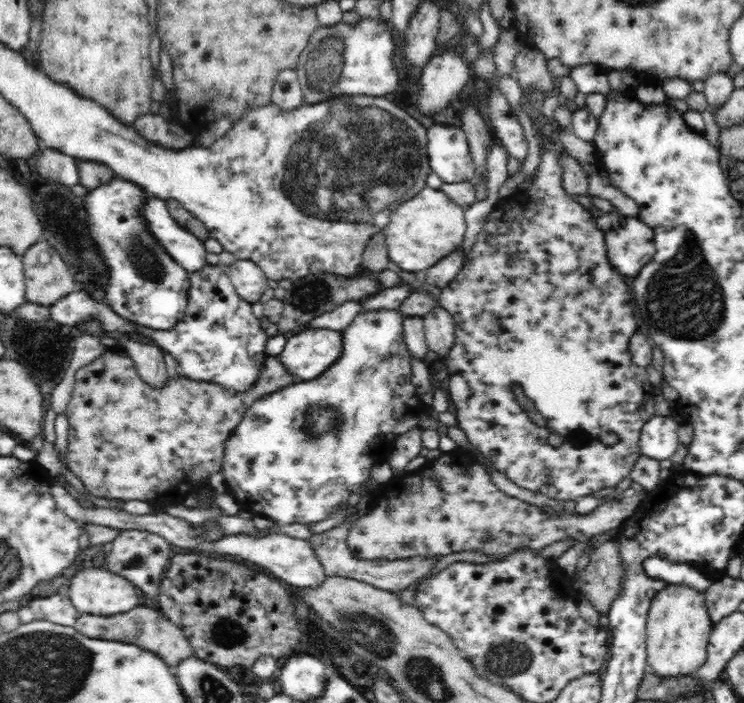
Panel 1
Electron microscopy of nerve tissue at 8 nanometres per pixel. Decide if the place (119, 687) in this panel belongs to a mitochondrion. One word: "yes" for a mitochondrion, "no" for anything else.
no

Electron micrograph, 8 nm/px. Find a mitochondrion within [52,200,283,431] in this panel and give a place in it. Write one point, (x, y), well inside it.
(135, 237)

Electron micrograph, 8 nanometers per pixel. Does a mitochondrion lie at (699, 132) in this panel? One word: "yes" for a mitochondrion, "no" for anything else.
no

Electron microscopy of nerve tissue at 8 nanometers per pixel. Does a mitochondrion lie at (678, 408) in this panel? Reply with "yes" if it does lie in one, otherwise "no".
no

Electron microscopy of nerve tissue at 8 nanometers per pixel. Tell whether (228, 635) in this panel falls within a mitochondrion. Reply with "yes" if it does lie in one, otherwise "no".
yes

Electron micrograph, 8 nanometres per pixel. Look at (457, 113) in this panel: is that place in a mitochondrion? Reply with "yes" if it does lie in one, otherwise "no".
no

